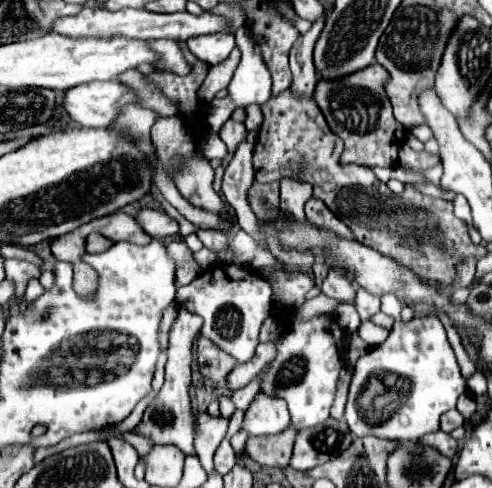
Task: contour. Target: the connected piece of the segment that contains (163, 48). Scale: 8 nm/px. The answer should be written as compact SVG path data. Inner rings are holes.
M149 40L149 46L163 54L163 62L157 64L159 68L173 70L175 74L189 74L191 72L191 64L183 56L183 50L177 42L173 42L173 40Z

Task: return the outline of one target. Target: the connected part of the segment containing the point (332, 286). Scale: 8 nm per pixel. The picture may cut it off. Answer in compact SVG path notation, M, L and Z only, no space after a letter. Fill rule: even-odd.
M337 268L329 270L327 278L323 280L321 290L323 290L323 294L327 294L329 298L335 298L339 302L353 302L355 300L355 286Z

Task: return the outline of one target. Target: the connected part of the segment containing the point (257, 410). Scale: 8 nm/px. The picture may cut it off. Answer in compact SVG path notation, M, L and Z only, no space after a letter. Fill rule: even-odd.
M257 394L249 410L245 412L243 424L245 424L243 428L253 436L271 436L287 430L291 418L287 412L287 404L283 404L283 400Z

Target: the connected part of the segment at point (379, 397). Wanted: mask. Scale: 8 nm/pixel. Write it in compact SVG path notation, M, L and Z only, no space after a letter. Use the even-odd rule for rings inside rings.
M385 294L381 298L381 311L394 319L393 330L389 338L363 354L353 370L353 382L349 388L349 402L345 408L345 420L349 424L351 434L357 438L377 436L385 440L417 440L431 432L439 430L439 418L443 412L457 406L459 396L467 390L467 384L459 372L459 364L455 360L455 352L447 340L443 324L435 318L413 318L411 322L403 322L399 316L402 309L397 294Z

